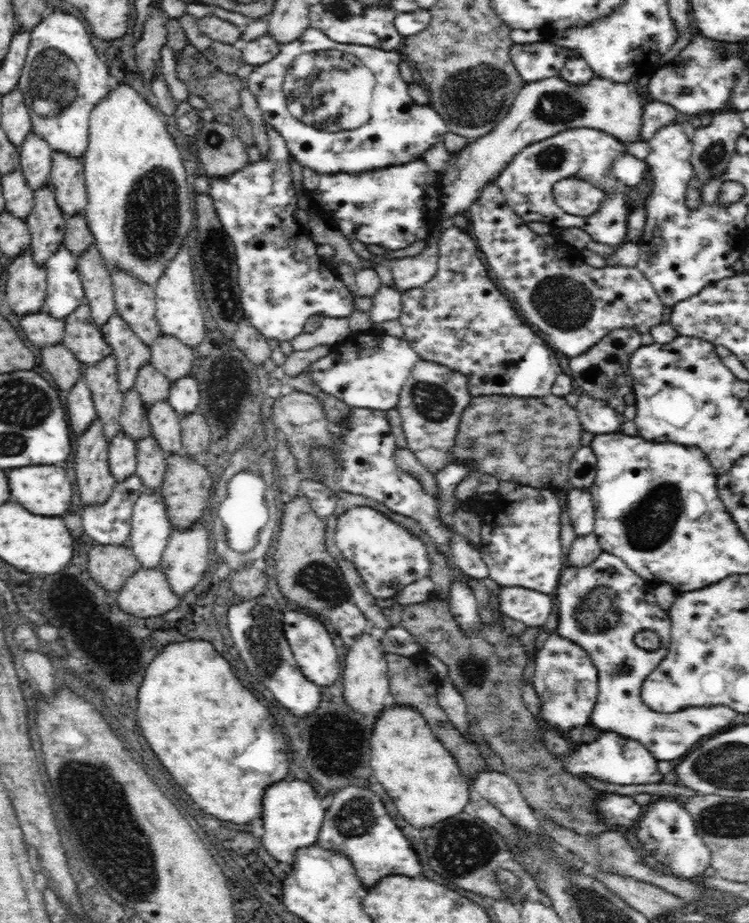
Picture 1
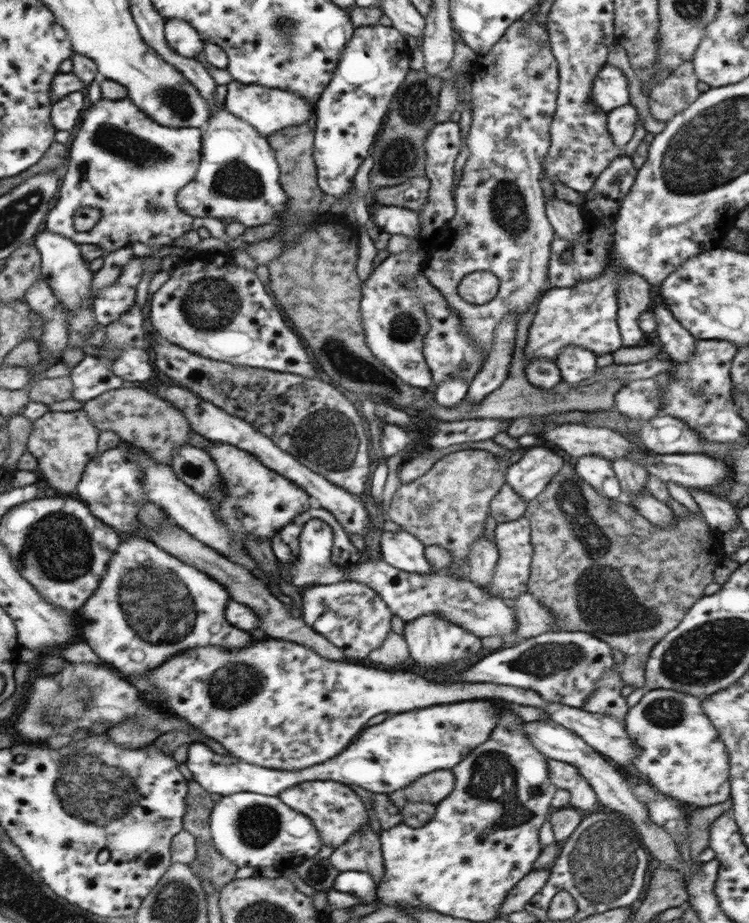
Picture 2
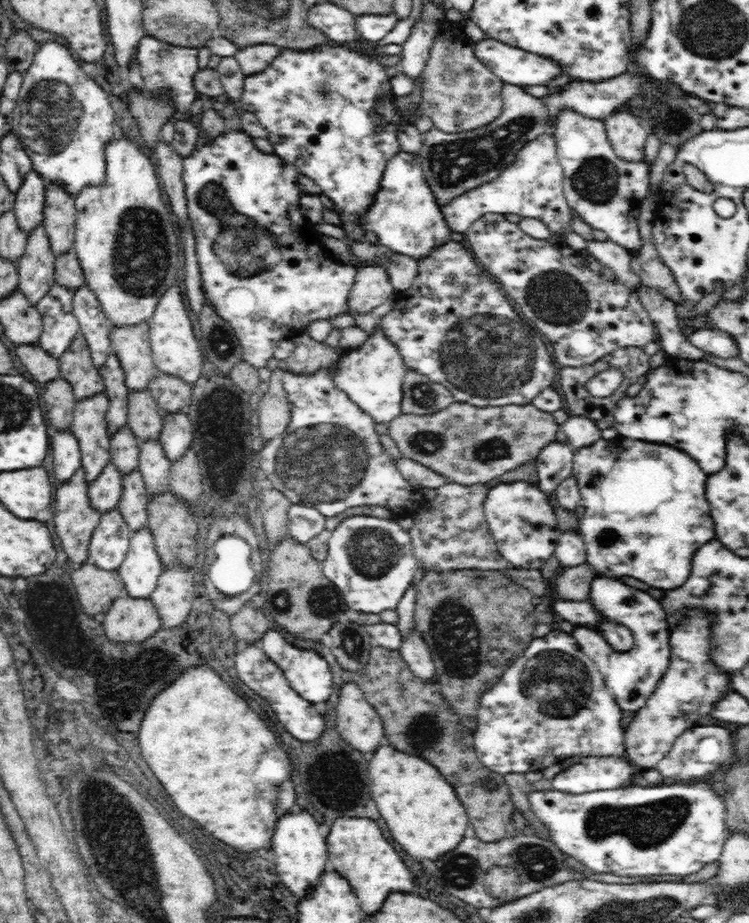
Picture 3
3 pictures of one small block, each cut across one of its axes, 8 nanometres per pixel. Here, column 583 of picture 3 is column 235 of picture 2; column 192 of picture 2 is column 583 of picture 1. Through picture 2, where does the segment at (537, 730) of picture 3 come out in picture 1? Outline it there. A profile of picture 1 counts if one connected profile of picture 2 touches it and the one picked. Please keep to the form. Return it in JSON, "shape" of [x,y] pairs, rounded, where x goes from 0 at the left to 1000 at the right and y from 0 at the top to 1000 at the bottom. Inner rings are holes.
{"shape":[[[742,685],[734,687],[732,693],[713,712],[716,727],[712,744],[721,758],[724,780],[737,791],[764,791],[769,787],[788,784],[790,769],[798,754],[797,725],[790,718],[786,707],[774,699],[750,691]]]}

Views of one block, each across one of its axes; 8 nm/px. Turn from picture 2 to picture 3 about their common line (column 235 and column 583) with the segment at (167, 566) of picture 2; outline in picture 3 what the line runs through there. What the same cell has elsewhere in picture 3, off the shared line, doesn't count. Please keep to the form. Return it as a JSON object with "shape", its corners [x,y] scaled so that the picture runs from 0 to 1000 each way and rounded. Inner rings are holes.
{"shape":[[[793,624],[786,633],[785,651],[800,665],[809,667],[812,675],[830,676],[844,683],[846,700],[833,707],[822,706],[806,691],[800,680],[766,678],[762,688],[769,692],[776,704],[796,719],[798,727],[806,736],[808,743],[825,763],[828,771],[852,772],[860,767],[865,755],[874,746],[892,726],[895,711],[893,680],[891,663],[880,650],[870,648],[870,657],[844,657],[852,638],[841,636],[826,627]]]}

